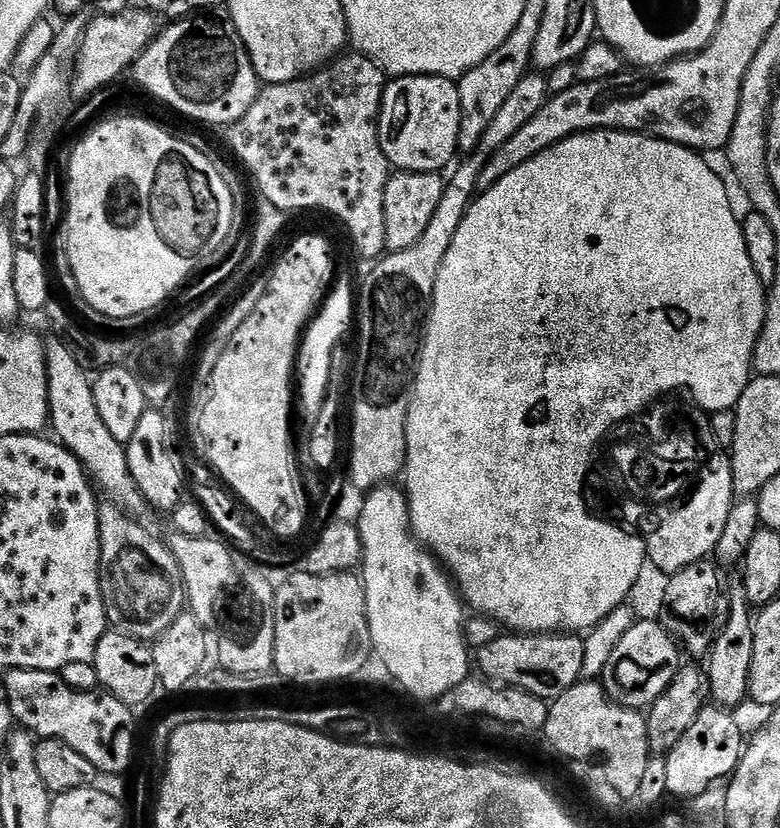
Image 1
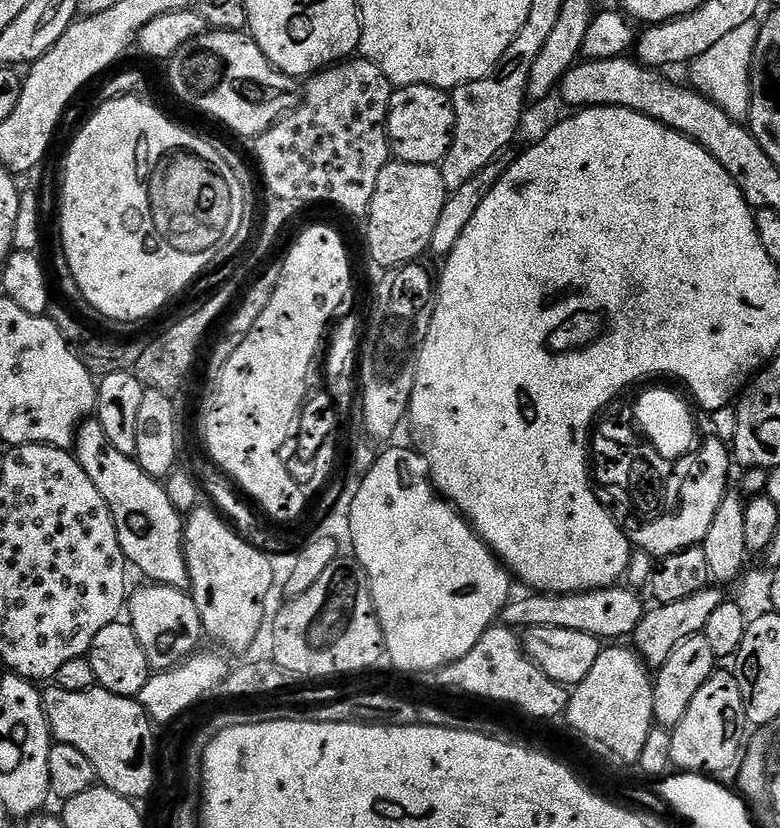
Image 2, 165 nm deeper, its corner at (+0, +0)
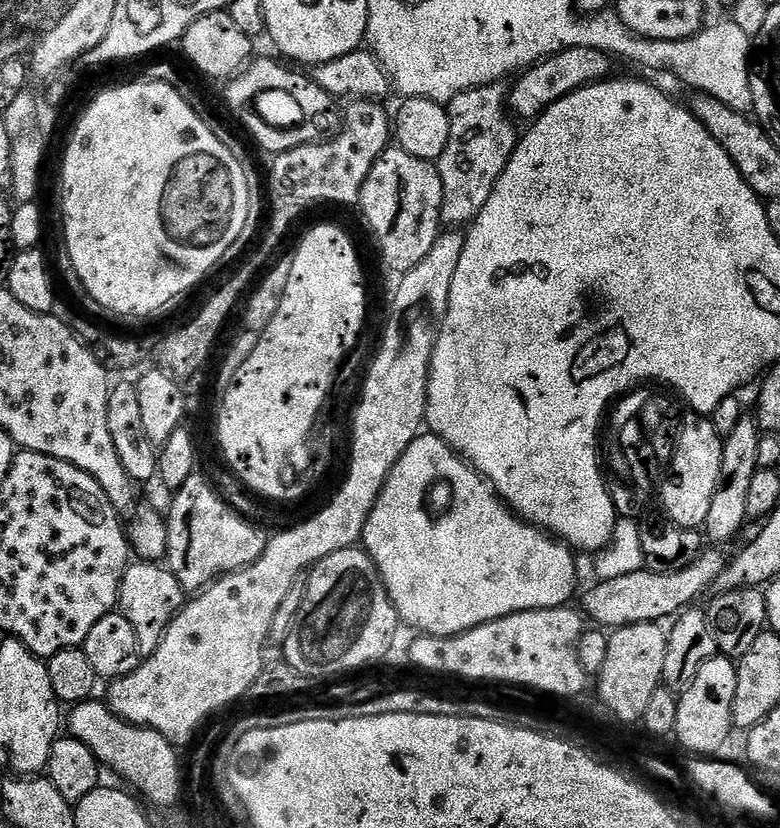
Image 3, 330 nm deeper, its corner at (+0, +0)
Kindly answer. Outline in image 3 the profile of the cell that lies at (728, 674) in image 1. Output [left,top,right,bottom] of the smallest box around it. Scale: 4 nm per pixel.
[706,414,762,546]

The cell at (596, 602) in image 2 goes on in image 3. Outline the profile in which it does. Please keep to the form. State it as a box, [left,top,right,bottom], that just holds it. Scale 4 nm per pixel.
[582,551,726,630]

